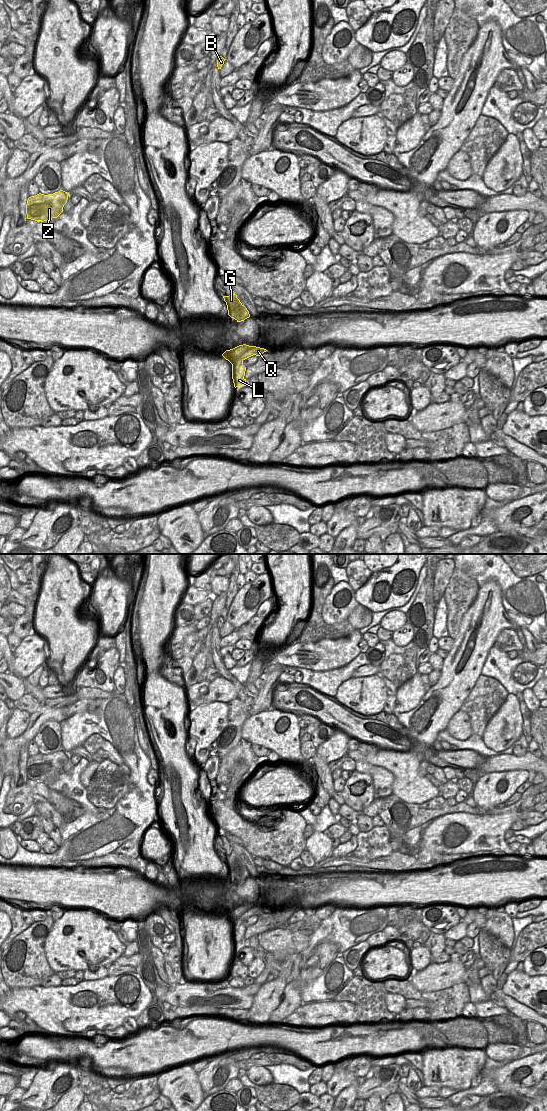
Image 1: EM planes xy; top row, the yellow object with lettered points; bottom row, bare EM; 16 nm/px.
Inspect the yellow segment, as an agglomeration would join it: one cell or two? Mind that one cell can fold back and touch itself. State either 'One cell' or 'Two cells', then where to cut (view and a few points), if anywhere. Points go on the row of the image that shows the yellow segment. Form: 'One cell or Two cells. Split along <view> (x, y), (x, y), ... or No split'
Two cells. Split along xy (242, 359), (238, 358), (232, 365)

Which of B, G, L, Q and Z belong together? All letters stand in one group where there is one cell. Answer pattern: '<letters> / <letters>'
B G L Z / Q

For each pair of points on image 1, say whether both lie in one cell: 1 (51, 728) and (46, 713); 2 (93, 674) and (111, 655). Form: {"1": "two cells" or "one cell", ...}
{"1": "two cells", "2": "one cell"}

